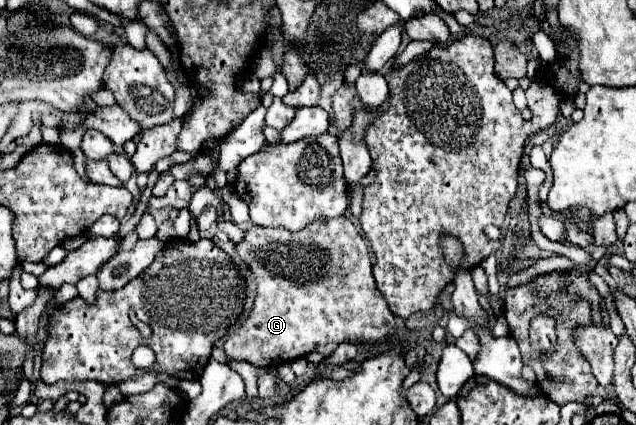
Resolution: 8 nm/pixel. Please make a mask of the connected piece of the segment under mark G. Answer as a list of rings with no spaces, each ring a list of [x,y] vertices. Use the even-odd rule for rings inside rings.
[[[348,217],[318,221],[304,227],[302,231],[270,227],[266,229],[252,225],[246,231],[244,239],[236,245],[236,251],[254,273],[256,297],[246,321],[224,343],[228,359],[244,359],[254,365],[264,365],[272,369],[280,363],[304,357],[312,351],[330,357],[344,341],[350,341],[354,345],[372,345],[392,333],[394,315],[388,309],[386,299],[376,289],[368,243]]]

